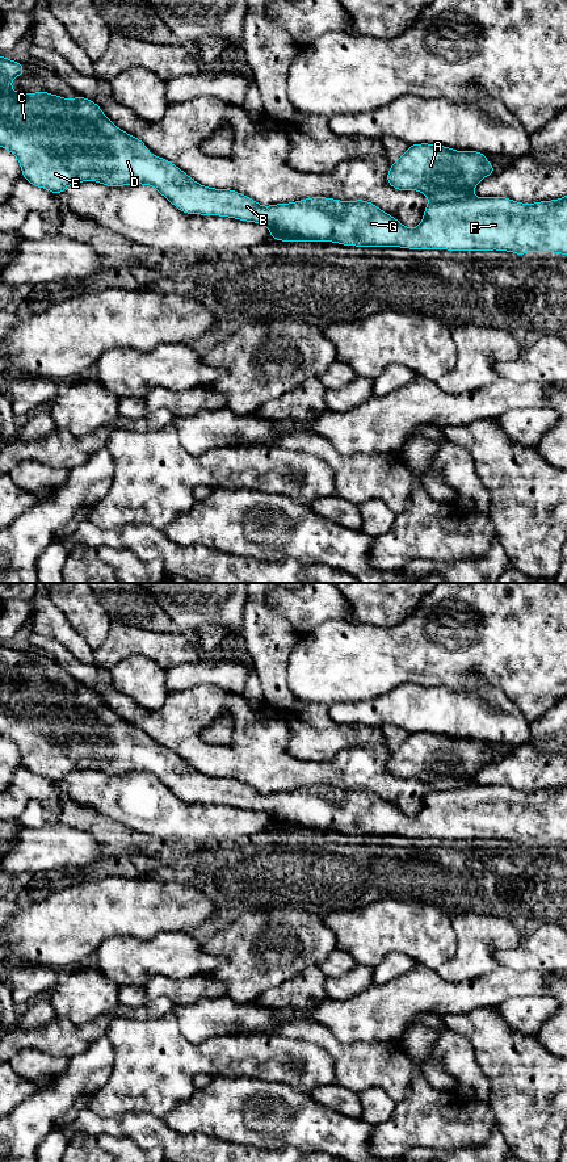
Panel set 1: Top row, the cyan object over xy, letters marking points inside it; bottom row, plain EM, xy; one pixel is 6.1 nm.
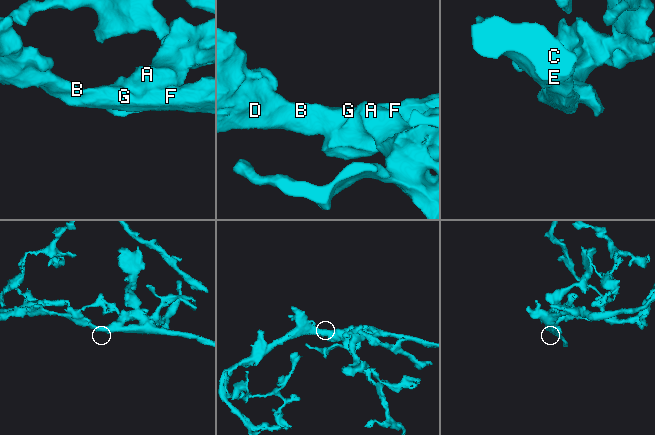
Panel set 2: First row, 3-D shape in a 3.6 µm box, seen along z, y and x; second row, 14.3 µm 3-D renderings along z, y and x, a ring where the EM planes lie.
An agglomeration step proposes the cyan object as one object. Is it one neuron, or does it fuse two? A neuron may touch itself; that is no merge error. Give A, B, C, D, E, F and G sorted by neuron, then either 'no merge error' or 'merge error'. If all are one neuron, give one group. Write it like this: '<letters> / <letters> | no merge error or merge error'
A / B C D E F G | merge error

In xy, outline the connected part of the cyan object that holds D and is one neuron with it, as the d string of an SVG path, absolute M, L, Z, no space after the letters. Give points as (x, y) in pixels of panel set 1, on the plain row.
M0 645L0 735L10 739L21 754L22 767L37 776L43 776L58 784L74 771L96 769L118 776L129 772L154 775L180 800L194 804L230 805L239 809L266 814L270 825L281 830L332 830L354 835L400 835L408 838L446 838L446 839L507 839L522 844L530 839L567 842L567 784L553 789L522 792L508 785L470 785L459 790L432 790L424 797L421 811L408 817L373 790L365 788L340 789L327 785L310 785L289 792L262 794L251 785L232 777L215 777L194 769L169 748L152 743L139 727L118 717L102 697L92 688L77 683L74 688L51 683L46 679L20 681L12 678L12 668L22 664L24 653Z

